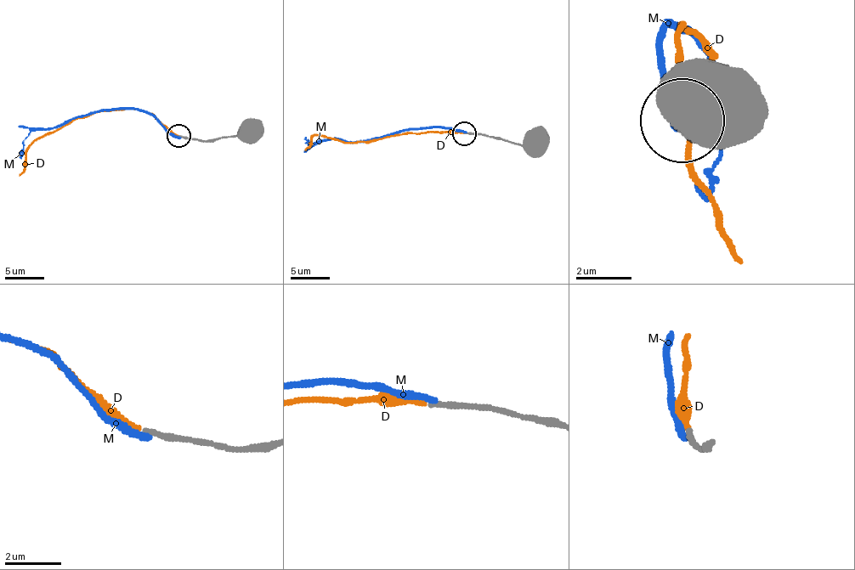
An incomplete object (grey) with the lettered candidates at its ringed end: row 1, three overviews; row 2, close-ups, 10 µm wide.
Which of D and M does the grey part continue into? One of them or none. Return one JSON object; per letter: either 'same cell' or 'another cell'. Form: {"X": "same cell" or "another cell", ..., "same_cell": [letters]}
{"D": "same cell", "M": "another cell", "same_cell": ["D"]}

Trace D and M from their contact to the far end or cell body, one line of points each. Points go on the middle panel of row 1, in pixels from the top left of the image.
D: (462, 132), (421, 132), (342, 143), (315, 134), (305, 150)
M: (467, 132), (437, 126), (398, 131), (359, 143), (336, 138), (317, 140), (309, 144), (305, 137)

